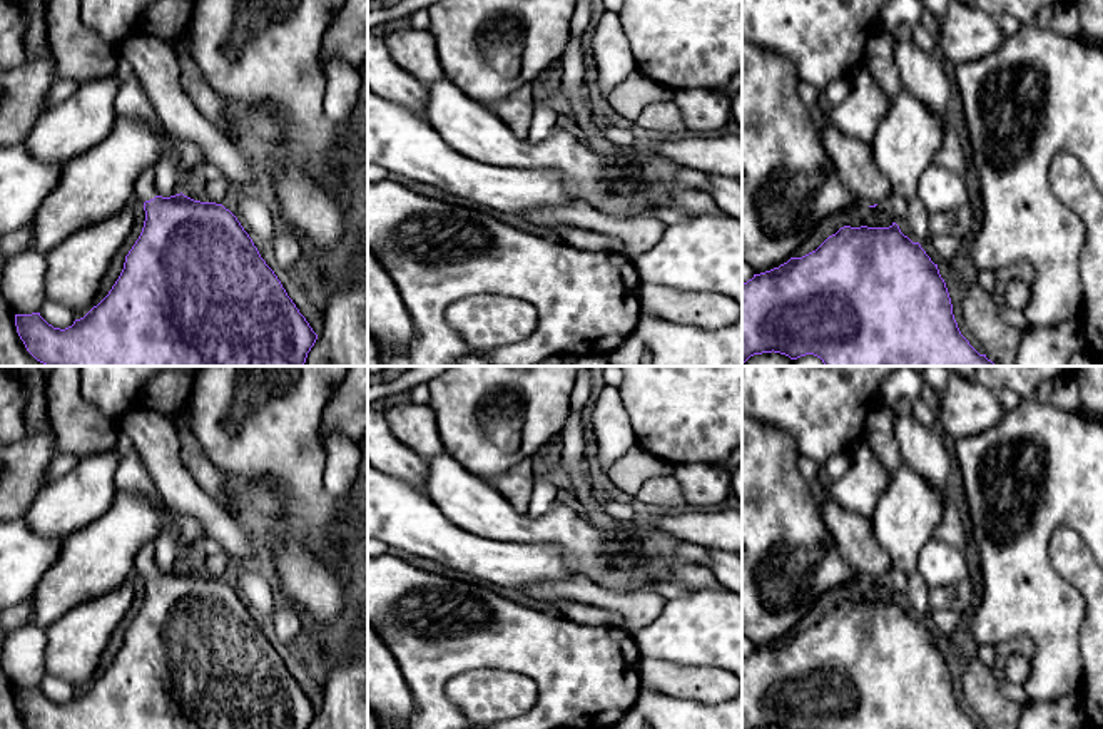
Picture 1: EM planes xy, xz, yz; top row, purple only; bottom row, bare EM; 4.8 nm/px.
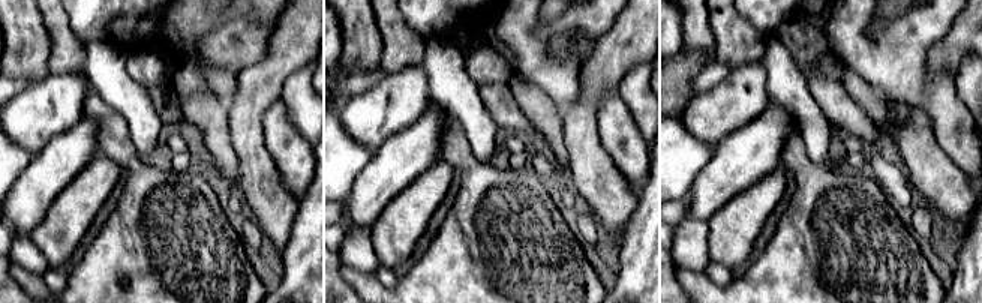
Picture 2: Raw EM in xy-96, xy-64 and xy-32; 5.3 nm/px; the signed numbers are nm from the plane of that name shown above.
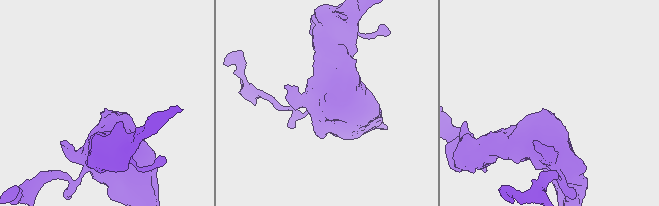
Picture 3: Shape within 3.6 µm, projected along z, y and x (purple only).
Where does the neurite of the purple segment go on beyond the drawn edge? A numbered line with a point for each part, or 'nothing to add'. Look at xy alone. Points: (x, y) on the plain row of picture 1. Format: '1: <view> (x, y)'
1: xy (144, 564)

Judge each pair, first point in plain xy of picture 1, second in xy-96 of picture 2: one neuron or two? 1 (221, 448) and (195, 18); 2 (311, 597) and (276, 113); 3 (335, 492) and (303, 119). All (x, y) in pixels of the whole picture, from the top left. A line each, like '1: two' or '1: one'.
1: one
2: two
3: one

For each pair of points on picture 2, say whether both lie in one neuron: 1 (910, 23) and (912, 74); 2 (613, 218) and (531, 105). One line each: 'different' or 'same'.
1: same
2: different

